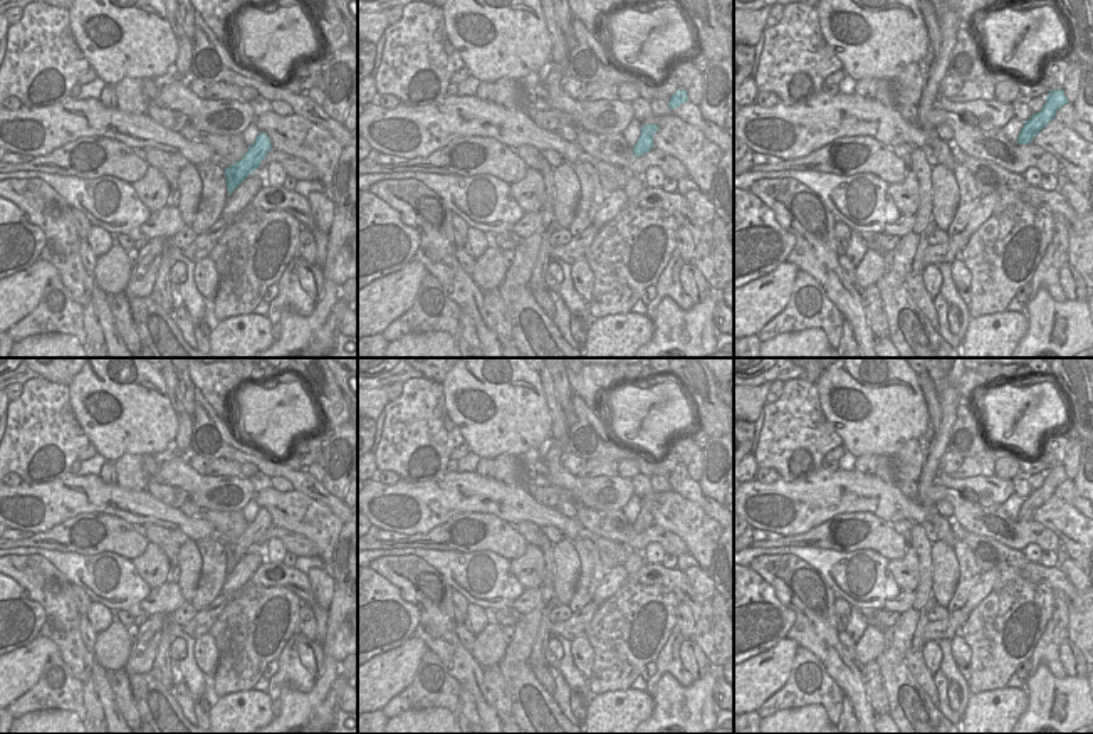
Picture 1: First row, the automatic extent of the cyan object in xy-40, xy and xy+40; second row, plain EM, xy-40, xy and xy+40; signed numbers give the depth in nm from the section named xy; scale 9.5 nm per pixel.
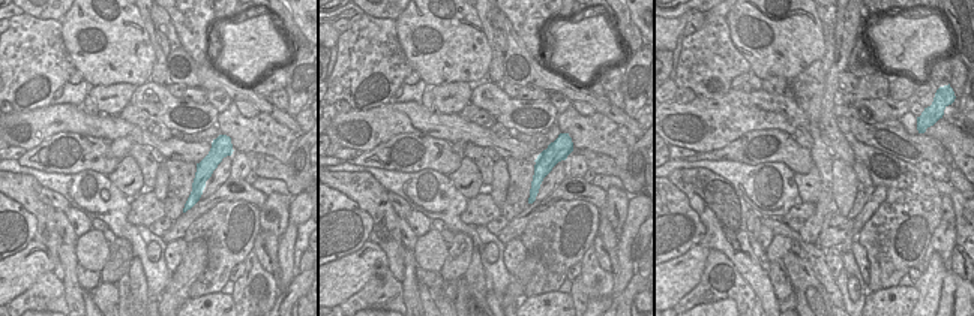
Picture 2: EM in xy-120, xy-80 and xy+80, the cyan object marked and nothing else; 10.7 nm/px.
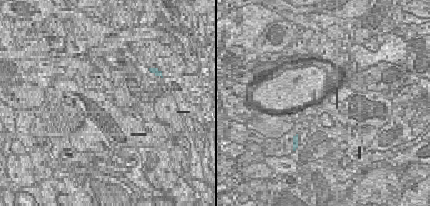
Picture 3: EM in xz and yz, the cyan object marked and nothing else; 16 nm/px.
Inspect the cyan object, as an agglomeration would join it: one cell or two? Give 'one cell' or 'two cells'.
one cell

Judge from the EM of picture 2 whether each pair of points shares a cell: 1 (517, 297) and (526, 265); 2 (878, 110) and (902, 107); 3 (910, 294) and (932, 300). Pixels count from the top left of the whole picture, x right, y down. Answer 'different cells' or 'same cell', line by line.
1: same cell
2: same cell
3: different cells

